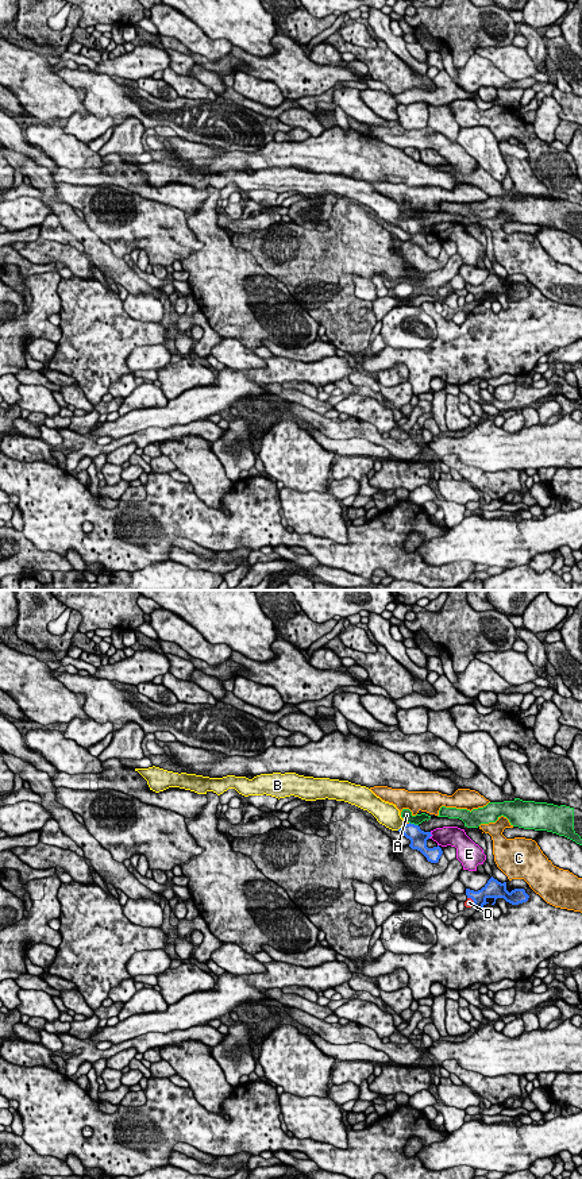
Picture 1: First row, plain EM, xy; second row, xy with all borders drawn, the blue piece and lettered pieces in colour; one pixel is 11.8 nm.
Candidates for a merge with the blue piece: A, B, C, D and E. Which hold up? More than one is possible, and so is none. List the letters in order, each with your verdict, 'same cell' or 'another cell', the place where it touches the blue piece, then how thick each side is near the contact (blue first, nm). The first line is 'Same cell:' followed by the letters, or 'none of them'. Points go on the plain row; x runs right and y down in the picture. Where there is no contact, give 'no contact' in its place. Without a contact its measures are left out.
Same cell: B
A: another cell; meets blue in xy at (413, 219); 200 nm thick on the blue side, 130 nm on the other
B: same cell; meets blue in xy at (403, 220); 200 nm thick on the blue side, 280 nm on the other
C: another cell; meets blue in xy at (407, 219); 200 nm thick on the blue side, 30 nm on the other
D: another cell; meets blue in xy at (473, 295); 190 nm thick on the blue side, 90 nm on the other
E: another cell; meets blue in xy at (431, 230); 200 nm thick on the blue side, 240 nm on the other

